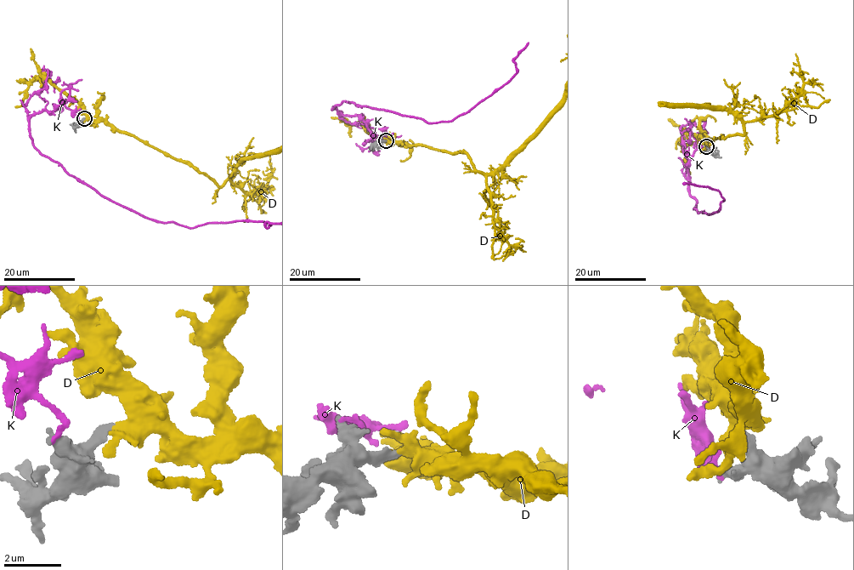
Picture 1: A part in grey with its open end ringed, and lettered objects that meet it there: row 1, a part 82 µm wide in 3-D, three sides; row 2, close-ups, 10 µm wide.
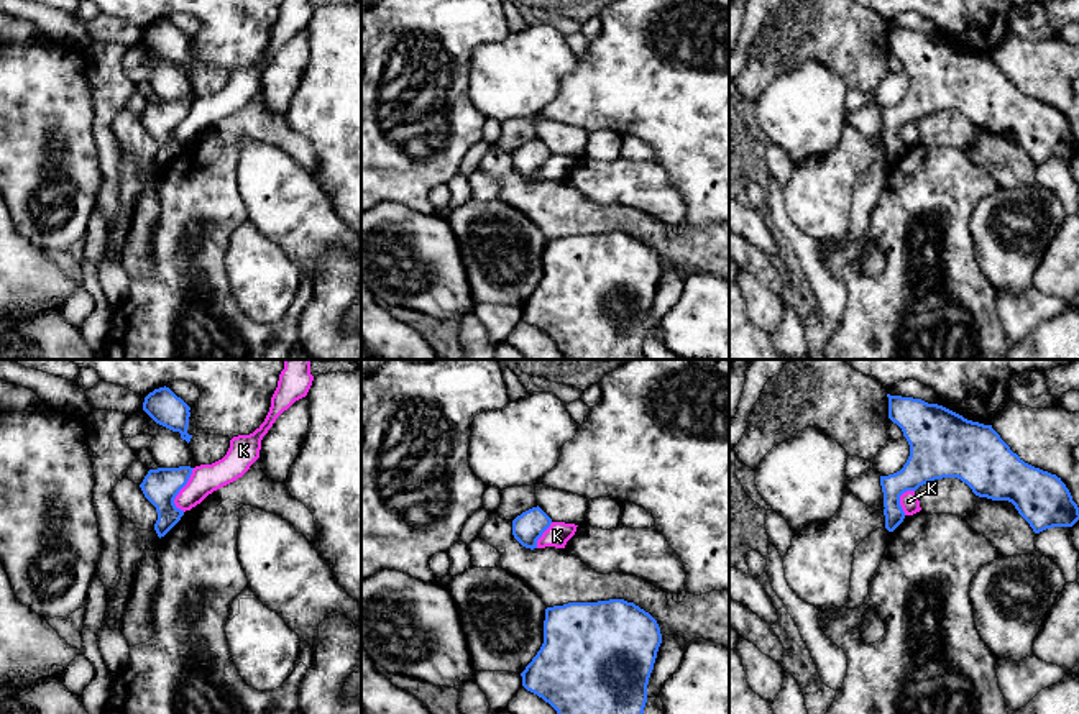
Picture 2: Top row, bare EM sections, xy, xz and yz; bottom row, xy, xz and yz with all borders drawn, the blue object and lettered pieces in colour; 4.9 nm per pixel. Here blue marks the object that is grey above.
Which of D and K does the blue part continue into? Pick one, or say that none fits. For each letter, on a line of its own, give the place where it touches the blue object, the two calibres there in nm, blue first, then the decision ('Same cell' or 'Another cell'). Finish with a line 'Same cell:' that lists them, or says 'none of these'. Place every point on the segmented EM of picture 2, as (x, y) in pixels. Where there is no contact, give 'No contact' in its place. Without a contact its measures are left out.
D: No contact. Same cell
K: Touches blue at xy (181, 488). Thickness 180 nm (blue) against 140 nm. Another cell
Same cell: D

